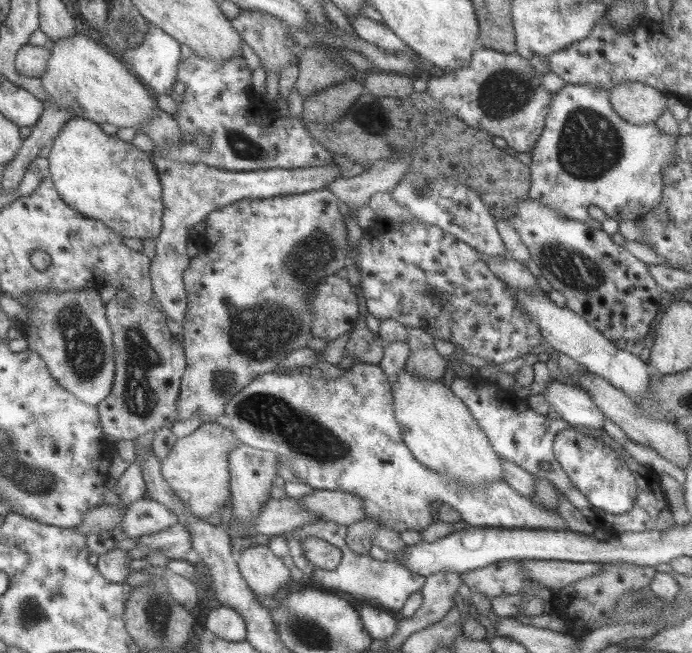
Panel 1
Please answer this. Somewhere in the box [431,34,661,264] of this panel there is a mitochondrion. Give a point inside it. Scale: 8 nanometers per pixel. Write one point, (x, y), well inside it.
(589, 146)

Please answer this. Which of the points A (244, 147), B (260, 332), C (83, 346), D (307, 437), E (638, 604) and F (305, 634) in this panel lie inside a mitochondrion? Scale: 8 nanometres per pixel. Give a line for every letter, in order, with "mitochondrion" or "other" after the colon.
A: mitochondrion
B: mitochondrion
C: mitochondrion
D: mitochondrion
E: mitochondrion
F: mitochondrion

